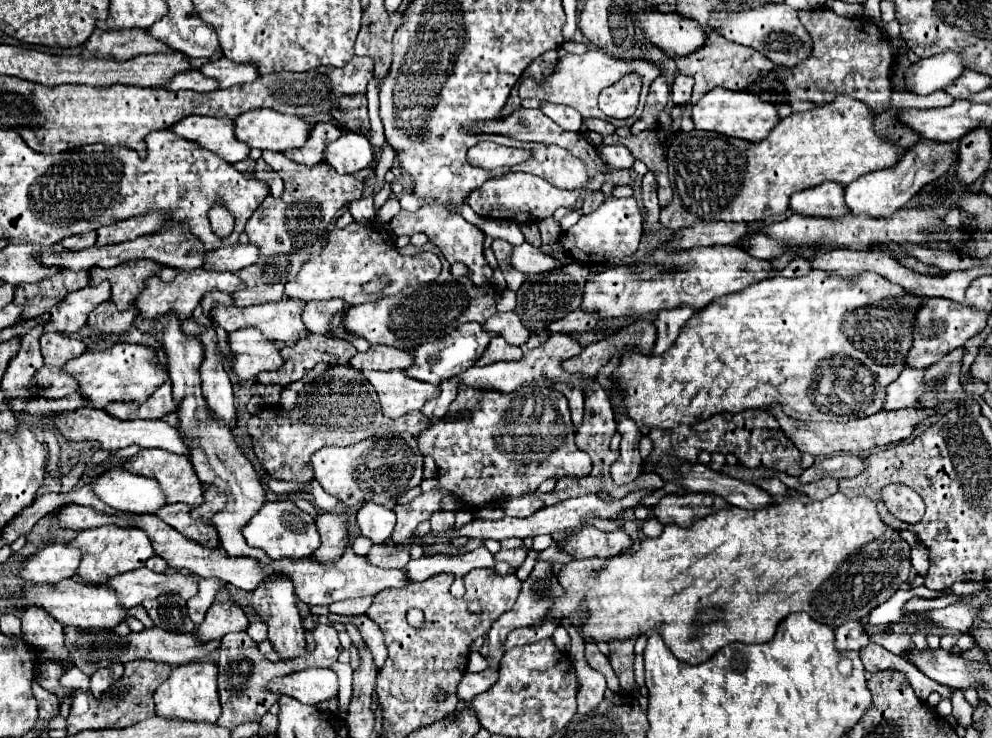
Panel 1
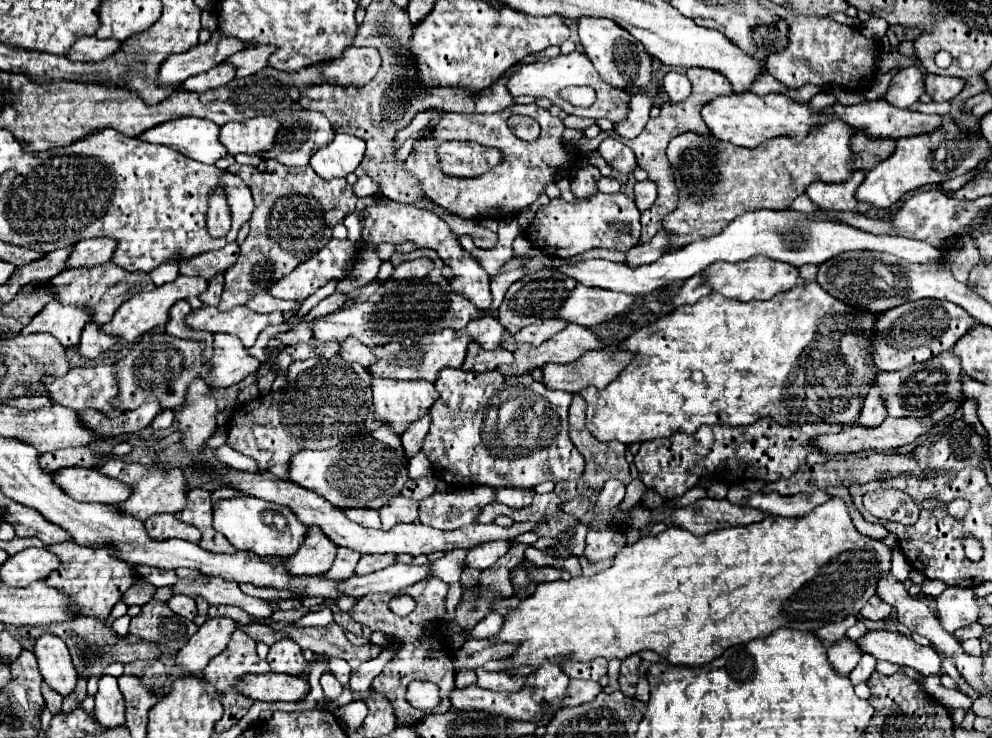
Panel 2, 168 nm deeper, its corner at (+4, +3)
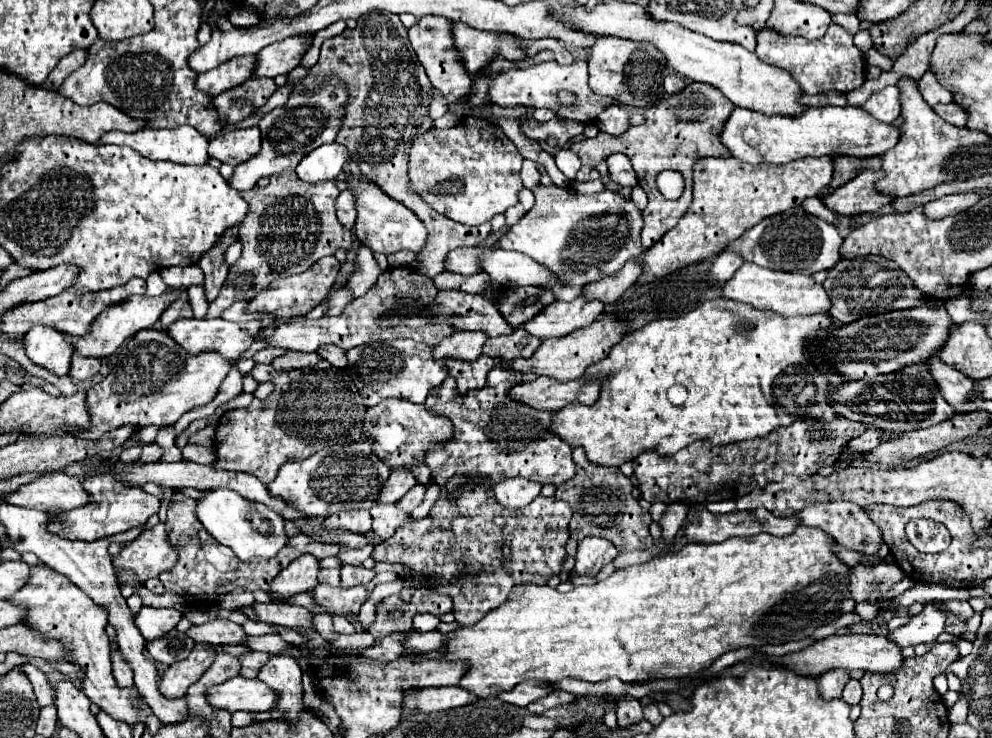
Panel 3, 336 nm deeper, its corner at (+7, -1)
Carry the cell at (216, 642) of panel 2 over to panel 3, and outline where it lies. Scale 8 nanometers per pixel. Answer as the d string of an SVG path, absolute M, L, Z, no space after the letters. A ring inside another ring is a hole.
M202 643L196 645L188 659L178 661L164 671L158 683L160 693L166 695L168 699L184 697L188 687L196 683L196 679L214 663L214 657L216 653L210 649L210 645L202 645Z

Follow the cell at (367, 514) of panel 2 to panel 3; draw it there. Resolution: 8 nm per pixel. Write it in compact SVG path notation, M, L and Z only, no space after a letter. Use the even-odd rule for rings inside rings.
M350 509L350 511L340 511L340 513L334 513L334 515L328 515L324 519L324 523L326 523L326 527L342 527L346 531L366 535L370 531L372 517L370 517L370 511Z

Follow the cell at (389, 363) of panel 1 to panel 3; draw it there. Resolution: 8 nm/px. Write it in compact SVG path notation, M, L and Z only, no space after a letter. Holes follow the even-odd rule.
M324 345L324 347L320 347L316 353L318 353L322 359L326 359L328 363L332 363L332 367L342 369L342 367L348 365L344 351L342 351L340 347L336 347L336 345Z

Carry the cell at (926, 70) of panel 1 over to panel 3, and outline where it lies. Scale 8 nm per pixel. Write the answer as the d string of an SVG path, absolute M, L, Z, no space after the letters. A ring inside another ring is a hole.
M896 85L886 87L878 93L874 93L864 105L864 111L874 115L876 119L882 119L882 123L894 123L900 115L900 89Z

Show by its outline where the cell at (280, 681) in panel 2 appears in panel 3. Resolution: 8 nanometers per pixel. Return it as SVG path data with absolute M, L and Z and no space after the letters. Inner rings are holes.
M234 677L226 683L206 689L206 699L214 709L234 711L270 711L278 695L266 687L260 679Z

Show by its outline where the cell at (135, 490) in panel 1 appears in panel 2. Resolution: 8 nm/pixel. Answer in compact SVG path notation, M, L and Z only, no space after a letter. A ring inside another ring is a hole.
M69 467L69 469L61 469L53 477L67 495L85 503L119 505L125 499L129 499L133 491L129 489L129 485L121 483L119 479L107 479L107 475L101 475L97 467L93 469Z

